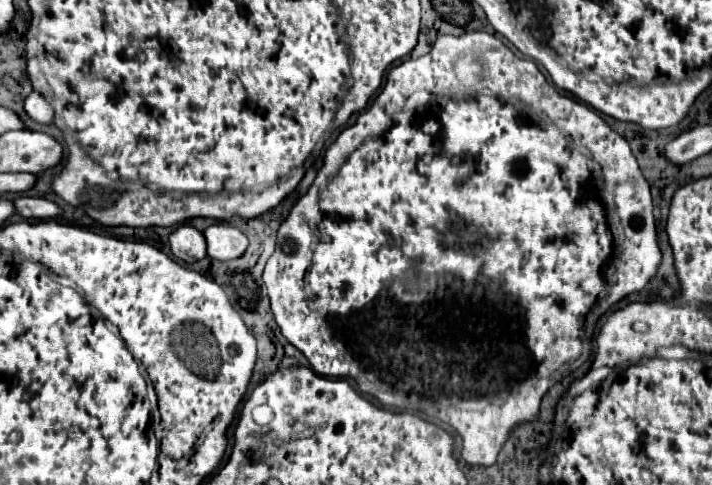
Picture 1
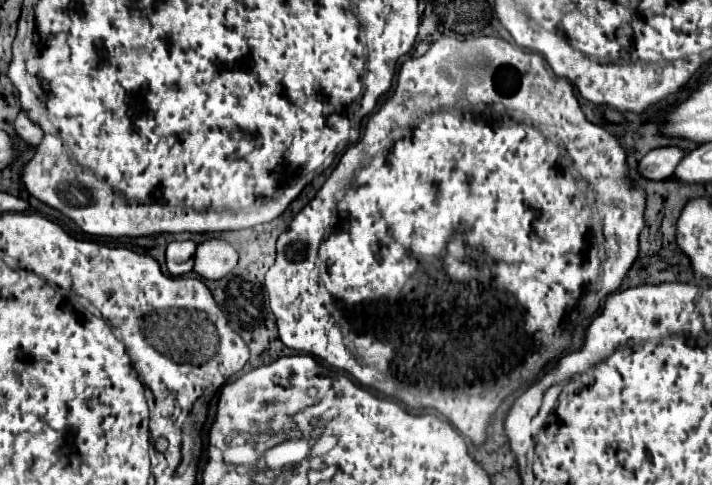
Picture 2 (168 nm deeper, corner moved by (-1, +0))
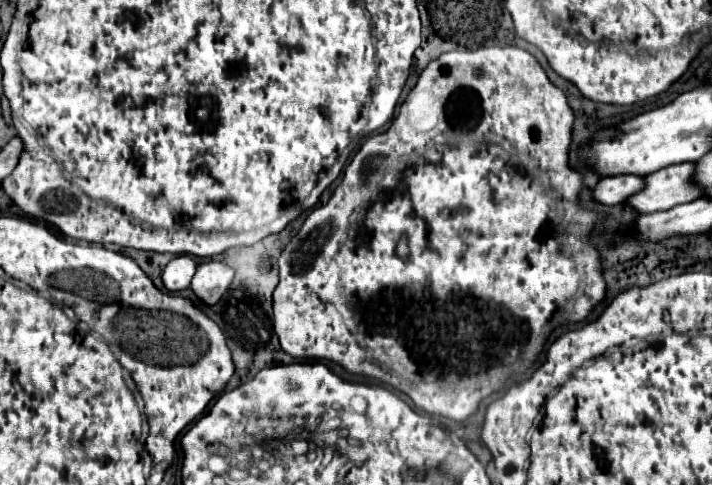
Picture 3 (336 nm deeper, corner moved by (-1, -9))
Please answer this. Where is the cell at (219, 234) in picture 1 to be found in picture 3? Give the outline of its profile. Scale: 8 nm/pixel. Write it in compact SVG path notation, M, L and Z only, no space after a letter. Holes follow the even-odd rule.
M222 261L200 263L192 279L192 291L208 305L218 303L234 279L234 269Z

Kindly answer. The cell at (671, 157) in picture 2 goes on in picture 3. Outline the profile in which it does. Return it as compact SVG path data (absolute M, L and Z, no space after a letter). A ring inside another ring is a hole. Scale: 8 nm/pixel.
M638 175L604 177L594 189L594 197L604 205L616 205L616 203L624 203L628 197L642 191L642 185L644 185L644 177Z

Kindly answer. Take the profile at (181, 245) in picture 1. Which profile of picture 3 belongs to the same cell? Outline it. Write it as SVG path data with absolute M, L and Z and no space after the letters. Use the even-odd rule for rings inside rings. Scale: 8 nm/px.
M178 255L174 257L164 273L162 273L162 281L164 281L164 287L168 291L182 291L182 289L188 289L190 287L190 279L192 275L196 273L196 263L192 257L188 255Z

